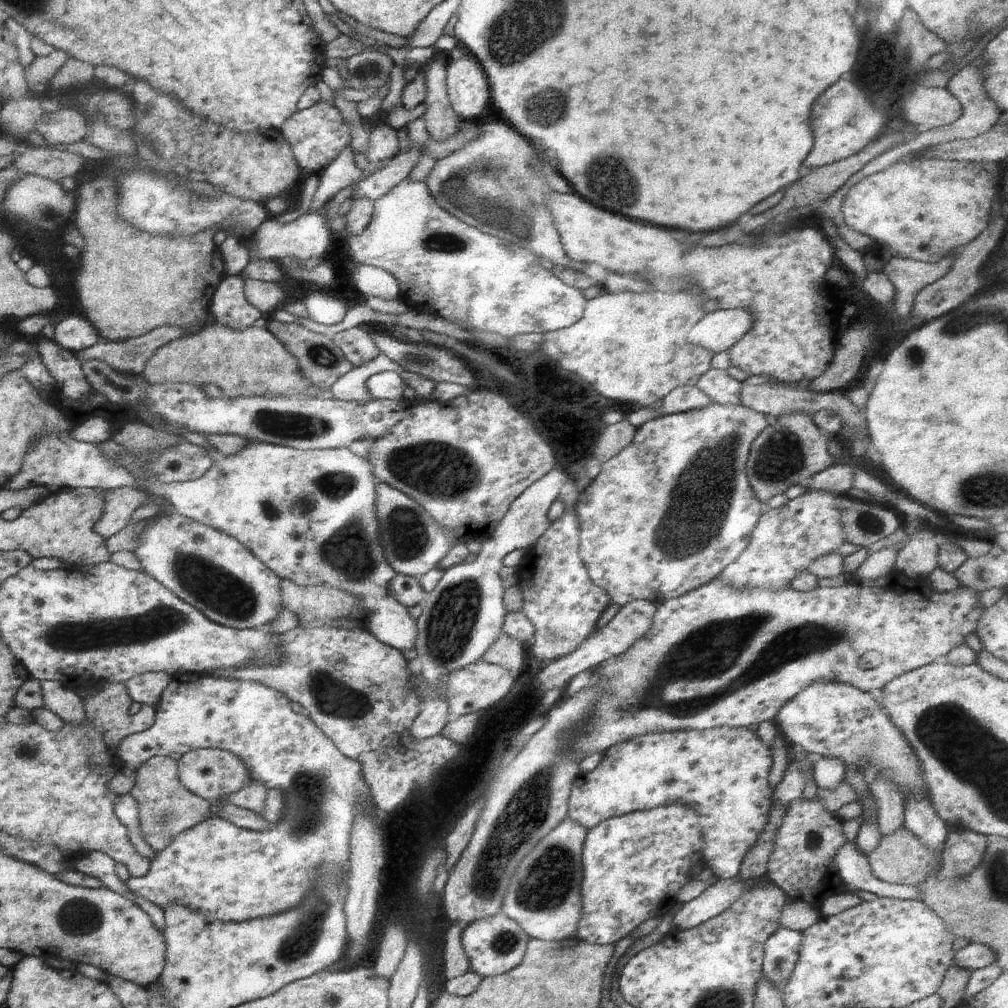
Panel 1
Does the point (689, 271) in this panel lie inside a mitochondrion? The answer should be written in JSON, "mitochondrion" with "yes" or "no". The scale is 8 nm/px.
{"mitochondrion":"yes"}

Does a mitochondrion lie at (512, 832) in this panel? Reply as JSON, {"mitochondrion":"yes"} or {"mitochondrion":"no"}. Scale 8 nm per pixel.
{"mitochondrion":"yes"}

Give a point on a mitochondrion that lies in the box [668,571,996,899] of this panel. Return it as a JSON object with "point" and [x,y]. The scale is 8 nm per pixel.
{"point":[813,843]}

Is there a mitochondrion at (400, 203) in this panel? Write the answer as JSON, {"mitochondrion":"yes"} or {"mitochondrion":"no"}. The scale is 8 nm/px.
{"mitochondrion":"no"}

